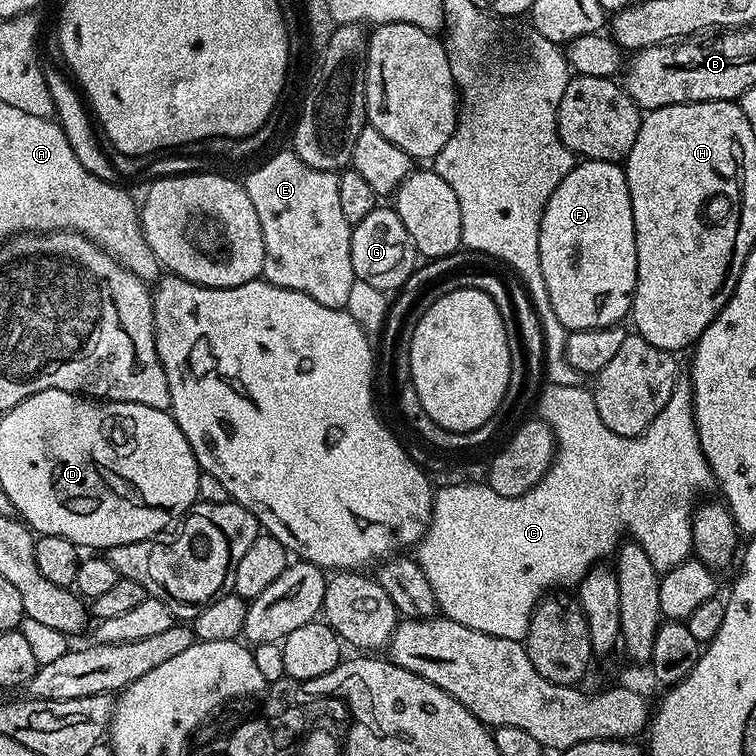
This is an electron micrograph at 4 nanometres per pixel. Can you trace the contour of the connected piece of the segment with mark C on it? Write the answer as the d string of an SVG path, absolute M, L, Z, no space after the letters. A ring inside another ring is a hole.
M688 382L677 383L674 394L670 394L670 402L662 406L662 414L650 422L650 426L642 436L623 436L614 434L602 418L598 418L598 406L594 402L591 391L587 387L575 384L574 386L558 386L548 384L538 396L540 402L539 419L552 427L552 436L556 440L556 455L552 458L552 464L546 470L546 474L538 483L526 494L506 498L498 494L493 488L485 486L483 483L475 484L445 484L435 489L432 498L432 520L428 524L428 529L424 532L424 537L420 540L414 552L414 559L420 565L422 574L426 574L426 582L430 582L430 590L434 590L434 598L439 611L445 617L462 626L470 626L470 630L482 630L482 634L494 634L498 638L510 638L511 640L523 641L528 634L530 618L532 612L540 602L540 597L551 593L559 584L579 585L587 572L592 571L601 562L613 555L617 551L622 538L618 536L618 530L629 528L628 532L635 543L646 550L646 558L656 568L657 572L663 574L669 572L674 566L678 566L682 561L689 559L692 551L691 529L684 528L678 530L679 516L677 514L676 484L705 484L710 480L710 469L708 460L704 457L704 452L700 448L700 439L696 433L696 419L692 413L692 385Z

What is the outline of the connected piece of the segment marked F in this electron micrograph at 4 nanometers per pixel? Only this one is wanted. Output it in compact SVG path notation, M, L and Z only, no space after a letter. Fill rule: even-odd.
M581 159L562 178L562 182L550 194L540 219L540 233L538 234L538 258L542 262L542 278L546 278L546 294L550 294L550 306L554 306L554 314L558 314L558 322L573 332L590 330L591 328L611 328L621 323L620 319L629 315L632 306L632 295L636 289L636 243L634 242L634 210L630 206L630 190L626 182L626 174L619 163L610 160Z

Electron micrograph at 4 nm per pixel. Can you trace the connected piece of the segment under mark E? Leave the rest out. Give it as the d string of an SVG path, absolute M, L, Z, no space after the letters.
M285 150L276 152L265 164L260 164L248 180L243 181L250 202L254 202L254 214L262 226L264 239L263 279L269 284L294 290L322 302L327 308L344 308L349 297L350 286L357 280L354 266L350 262L350 238L353 225L346 222L342 215L342 205L338 199L338 175L335 172L323 172L306 166L297 158L295 152Z

